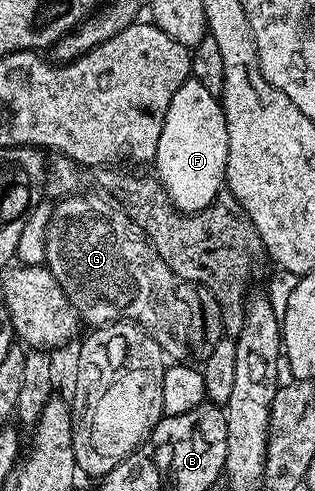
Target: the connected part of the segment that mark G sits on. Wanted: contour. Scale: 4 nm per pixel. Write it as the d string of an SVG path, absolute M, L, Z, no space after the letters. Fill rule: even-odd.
M85 192L60 199L53 208L48 222L47 248L44 265L55 276L56 283L76 308L78 317L91 328L106 326L110 322L126 321L147 331L174 363L181 364L190 357L189 327L191 308L180 296L176 277L167 268L166 261L149 242L129 212L111 200Z

